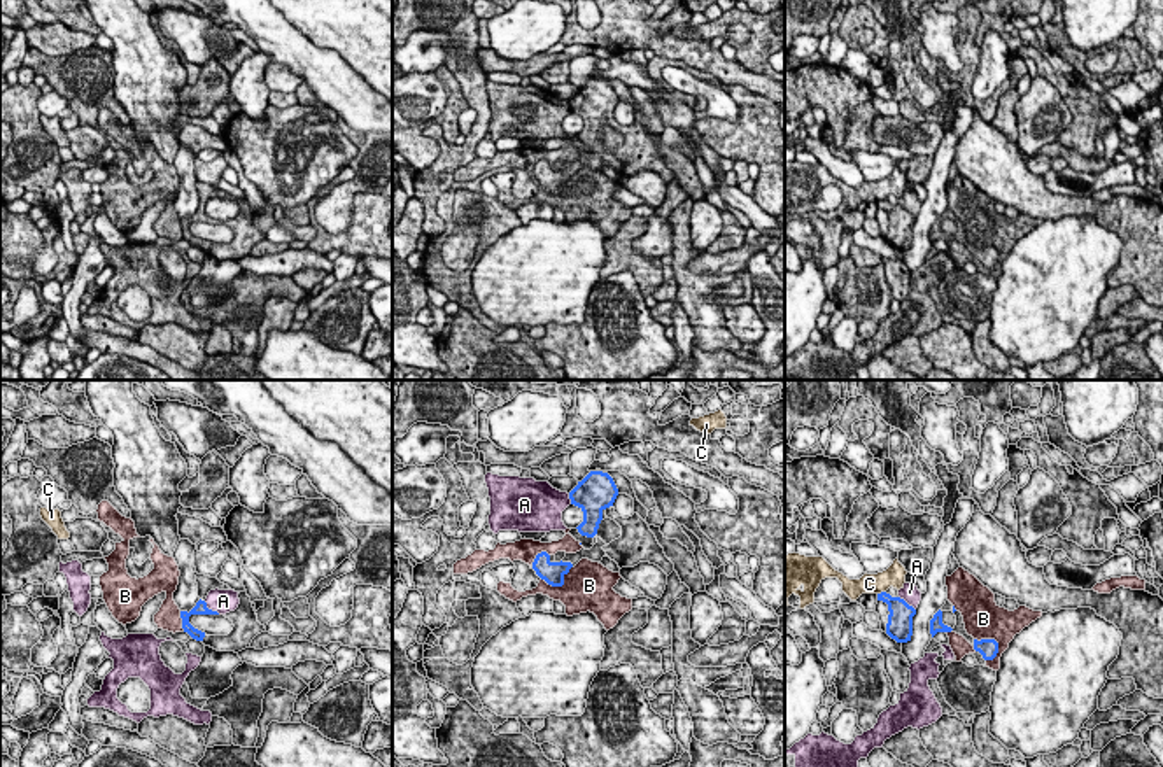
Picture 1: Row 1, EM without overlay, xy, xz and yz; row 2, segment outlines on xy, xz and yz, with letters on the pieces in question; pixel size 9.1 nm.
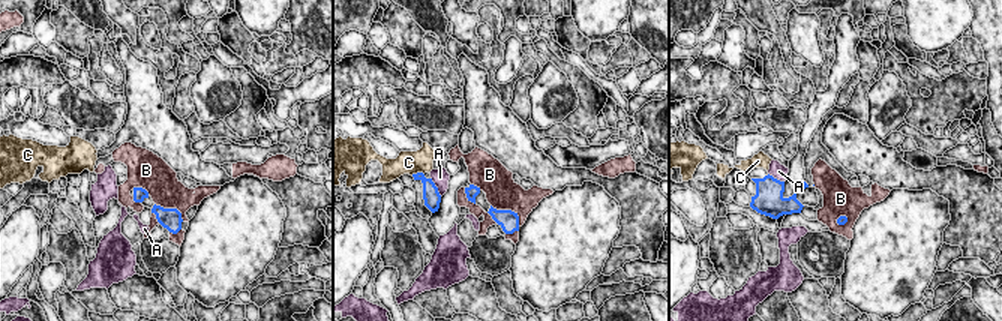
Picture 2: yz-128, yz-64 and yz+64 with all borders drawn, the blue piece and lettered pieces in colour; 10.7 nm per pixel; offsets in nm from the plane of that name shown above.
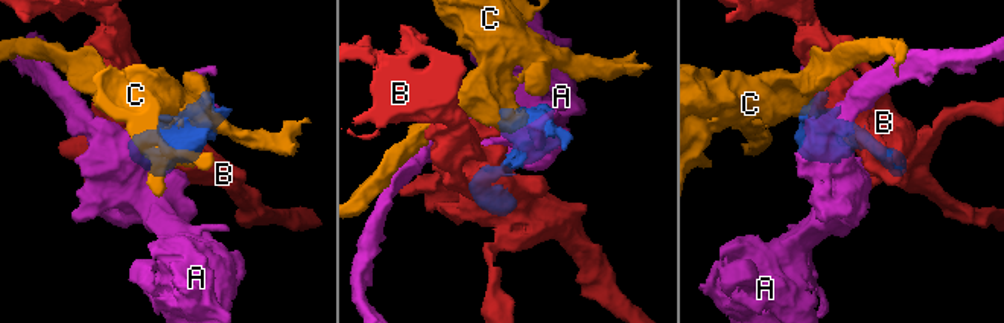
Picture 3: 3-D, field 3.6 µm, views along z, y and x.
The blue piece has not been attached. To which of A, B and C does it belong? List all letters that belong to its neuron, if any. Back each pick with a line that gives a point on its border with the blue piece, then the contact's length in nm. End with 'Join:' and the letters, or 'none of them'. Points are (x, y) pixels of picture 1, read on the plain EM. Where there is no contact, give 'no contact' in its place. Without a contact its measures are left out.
Join: none of them

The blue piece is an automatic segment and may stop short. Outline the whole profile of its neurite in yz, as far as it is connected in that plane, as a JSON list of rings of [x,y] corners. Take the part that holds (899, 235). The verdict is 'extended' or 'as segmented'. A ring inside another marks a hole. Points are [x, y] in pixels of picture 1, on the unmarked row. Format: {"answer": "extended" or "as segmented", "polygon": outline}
{"answer": "as segmented", "polygon": [[[886,200],[878,201],[878,208],[888,212],[886,242],[897,250],[907,250],[913,243],[913,224],[916,217],[900,205],[892,205]]]}

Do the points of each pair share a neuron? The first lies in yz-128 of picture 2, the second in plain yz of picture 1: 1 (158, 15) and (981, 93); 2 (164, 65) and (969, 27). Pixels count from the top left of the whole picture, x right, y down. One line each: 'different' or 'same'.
1: different
2: same

